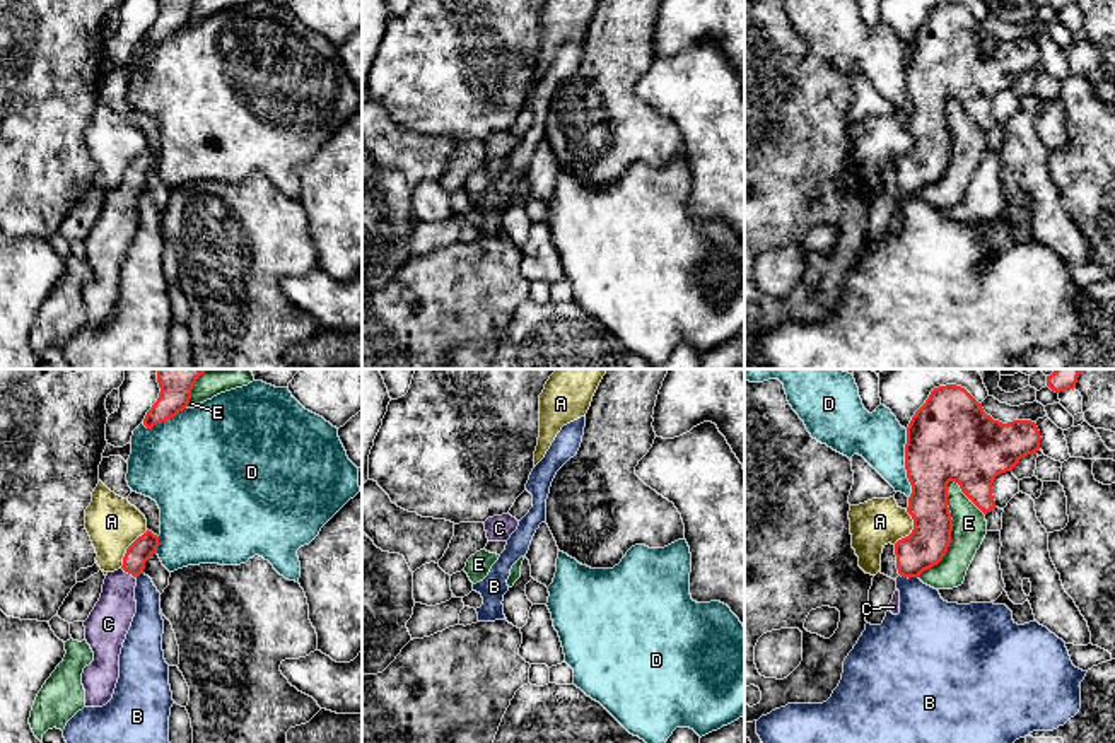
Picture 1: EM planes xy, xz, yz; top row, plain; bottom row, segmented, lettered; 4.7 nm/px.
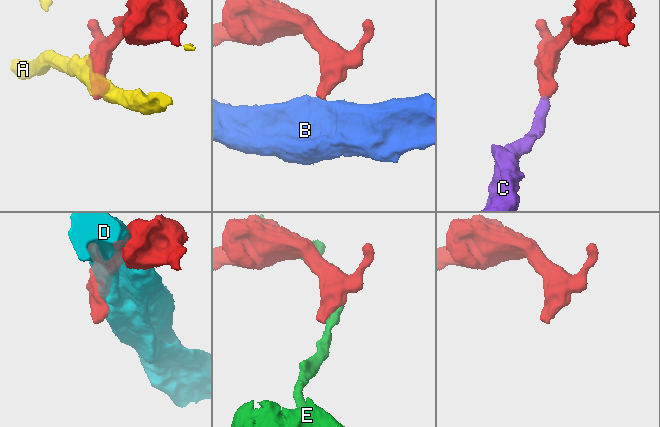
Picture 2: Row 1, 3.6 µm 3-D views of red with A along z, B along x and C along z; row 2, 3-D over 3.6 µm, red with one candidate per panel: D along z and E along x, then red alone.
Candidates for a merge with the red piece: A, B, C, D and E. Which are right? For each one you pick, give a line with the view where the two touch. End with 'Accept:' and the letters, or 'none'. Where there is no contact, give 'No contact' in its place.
C: Touches red in xy
Accept: C

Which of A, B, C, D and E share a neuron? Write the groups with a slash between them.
A / B / C / D / E

